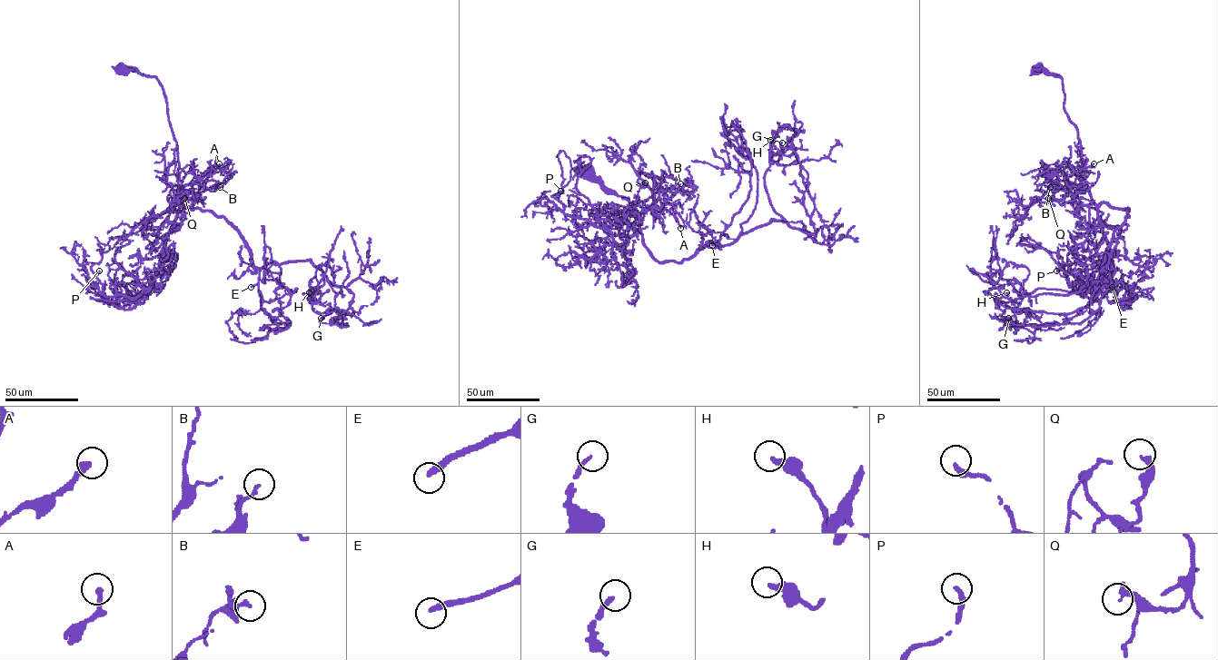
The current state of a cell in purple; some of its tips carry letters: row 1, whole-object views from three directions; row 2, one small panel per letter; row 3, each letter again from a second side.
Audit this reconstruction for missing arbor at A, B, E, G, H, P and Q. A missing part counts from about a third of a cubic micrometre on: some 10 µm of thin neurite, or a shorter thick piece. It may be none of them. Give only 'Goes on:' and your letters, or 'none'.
Goes on: A, E, G

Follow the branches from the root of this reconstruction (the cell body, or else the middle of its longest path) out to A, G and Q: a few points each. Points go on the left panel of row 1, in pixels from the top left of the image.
A: (120, 70), (154, 76), (162, 87), (177, 144), (179, 189), (219, 163)
G: (120, 70), (162, 87), (180, 204), (222, 216), (255, 267), (310, 260), (353, 294), (346, 327), (321, 318)
Q: (120, 70), (134, 69), (154, 76), (162, 87), (177, 144), (178, 199), (174, 204), (192, 190), (184, 198)

